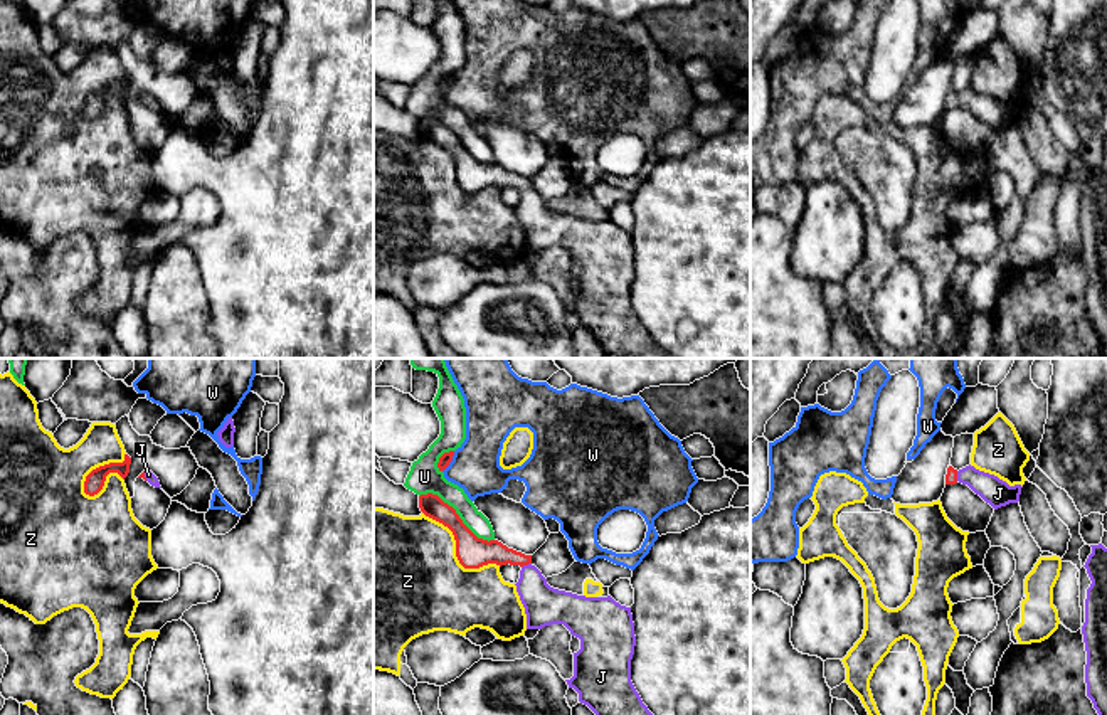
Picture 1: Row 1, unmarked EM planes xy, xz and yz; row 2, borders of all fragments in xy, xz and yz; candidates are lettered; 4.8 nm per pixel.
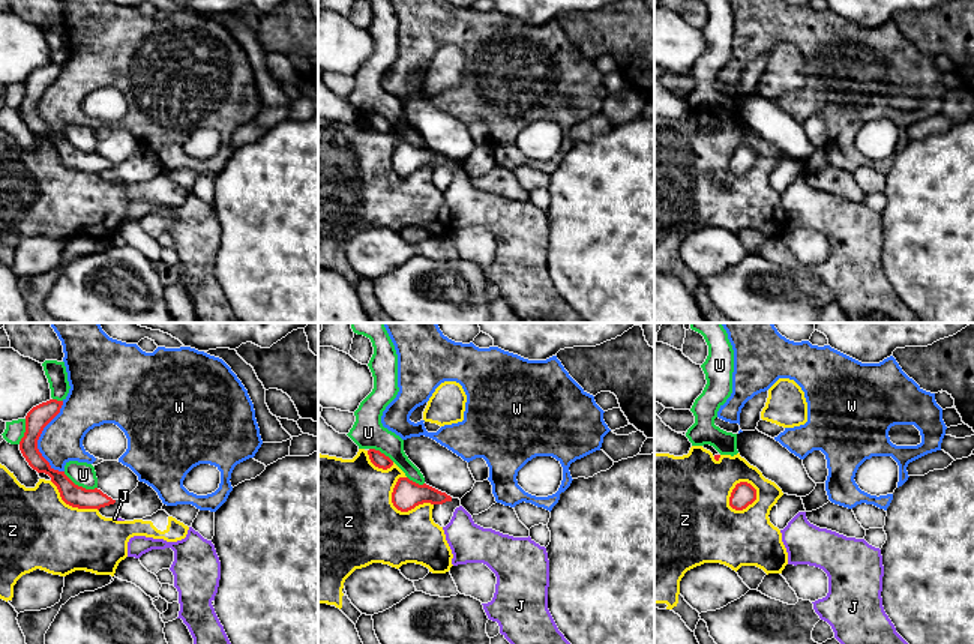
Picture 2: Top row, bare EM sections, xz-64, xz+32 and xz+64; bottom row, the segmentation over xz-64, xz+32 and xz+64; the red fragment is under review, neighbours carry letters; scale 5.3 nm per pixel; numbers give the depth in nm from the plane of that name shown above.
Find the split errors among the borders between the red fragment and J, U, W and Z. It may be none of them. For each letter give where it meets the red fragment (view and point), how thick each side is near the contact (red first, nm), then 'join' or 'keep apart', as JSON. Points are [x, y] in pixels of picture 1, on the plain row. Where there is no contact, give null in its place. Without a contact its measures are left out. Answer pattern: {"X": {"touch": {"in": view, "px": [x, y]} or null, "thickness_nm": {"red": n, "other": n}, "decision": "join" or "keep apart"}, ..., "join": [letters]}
{"J": {"touch": {"in": "xz", "px": [525, 187]}, "thickness_nm": {"red": 150, "other": 190}, "decision": "join"}, "U": {"touch": {"in": "xz", "px": [456, 137]}, "thickness_nm": {"red": 150, "other": 160}, "decision": "keep apart"}, "W": {"touch": {"in": "xz", "px": [450, 84]}, "thickness_nm": {"red": 60, "other": 240}, "decision": "keep apart"}, "Z": {"touch": {"in": "xy", "px": [100, 90]}, "thickness_nm": {"red": 90, "other": 340}, "decision": "keep apart"}, "join": ["J"]}

